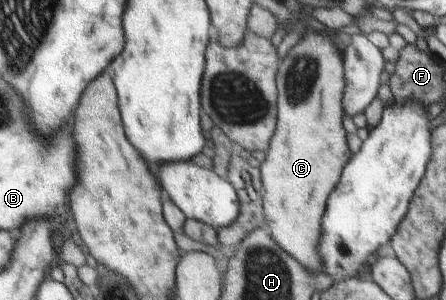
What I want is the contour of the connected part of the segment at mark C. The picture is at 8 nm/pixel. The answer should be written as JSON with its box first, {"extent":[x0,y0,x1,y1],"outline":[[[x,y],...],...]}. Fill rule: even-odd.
{"extent":[258,29,349,275],"outline":[[[330,29],[325,34],[307,32],[280,61],[277,78],[279,125],[276,124],[269,150],[265,152],[265,159],[258,167],[263,189],[263,226],[279,250],[297,261],[303,270],[315,275],[322,271],[324,265],[318,252],[318,244],[323,235],[323,215],[329,196],[341,181],[343,165],[349,159],[345,131],[341,127],[343,69],[332,39],[333,30]]]}

